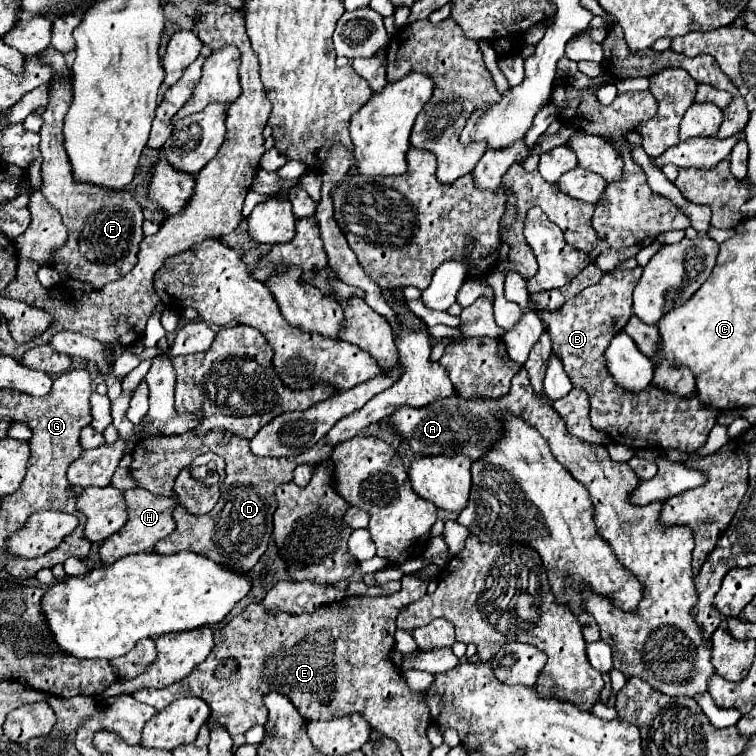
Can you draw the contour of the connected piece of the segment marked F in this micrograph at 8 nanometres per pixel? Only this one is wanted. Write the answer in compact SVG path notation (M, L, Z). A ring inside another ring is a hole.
M46 48L40 54L40 62L48 64L54 70L52 80L48 82L48 106L42 114L42 128L40 128L40 152L42 152L42 194L46 200L60 212L64 224L68 226L68 242L66 246L56 252L50 260L60 274L70 276L72 280L88 282L92 290L104 288L108 282L120 280L136 266L138 244L144 238L142 234L142 208L126 190L104 188L96 184L82 184L76 182L72 176L72 166L68 154L64 150L64 136L62 136L62 120L72 104L72 84L68 78L62 78L68 72L66 60L54 48Z

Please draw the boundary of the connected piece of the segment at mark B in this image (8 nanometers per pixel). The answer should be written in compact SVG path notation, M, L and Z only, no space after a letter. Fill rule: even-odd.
M642 266L608 272L598 284L584 288L554 312L538 310L536 302L530 298L528 310L540 316L546 332L552 338L552 348L562 358L564 370L570 376L574 388L588 392L592 406L590 420L594 428L600 428L614 442L624 444L632 450L680 450L690 454L704 446L708 432L716 424L718 412L700 404L696 396L680 398L660 390L644 390L638 394L624 392L624 388L616 386L602 360L602 350L608 346L608 340L612 340L612 336L624 328L632 314L632 290L640 278L640 272Z

